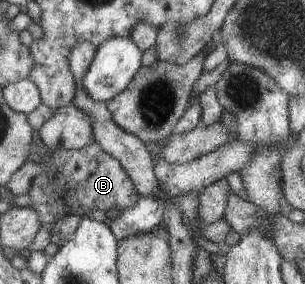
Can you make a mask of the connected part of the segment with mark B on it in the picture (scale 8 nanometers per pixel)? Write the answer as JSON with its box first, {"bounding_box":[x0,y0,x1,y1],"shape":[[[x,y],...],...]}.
{"bounding_box":[28,141,138,224],"shape":[[[94,141],[80,149],[49,149],[45,144],[30,146],[32,161],[43,161],[47,168],[34,178],[28,190],[34,208],[41,217],[42,224],[49,224],[67,214],[83,217],[90,210],[111,210],[133,207],[138,202],[138,191],[134,181],[121,161],[108,154]]]}

